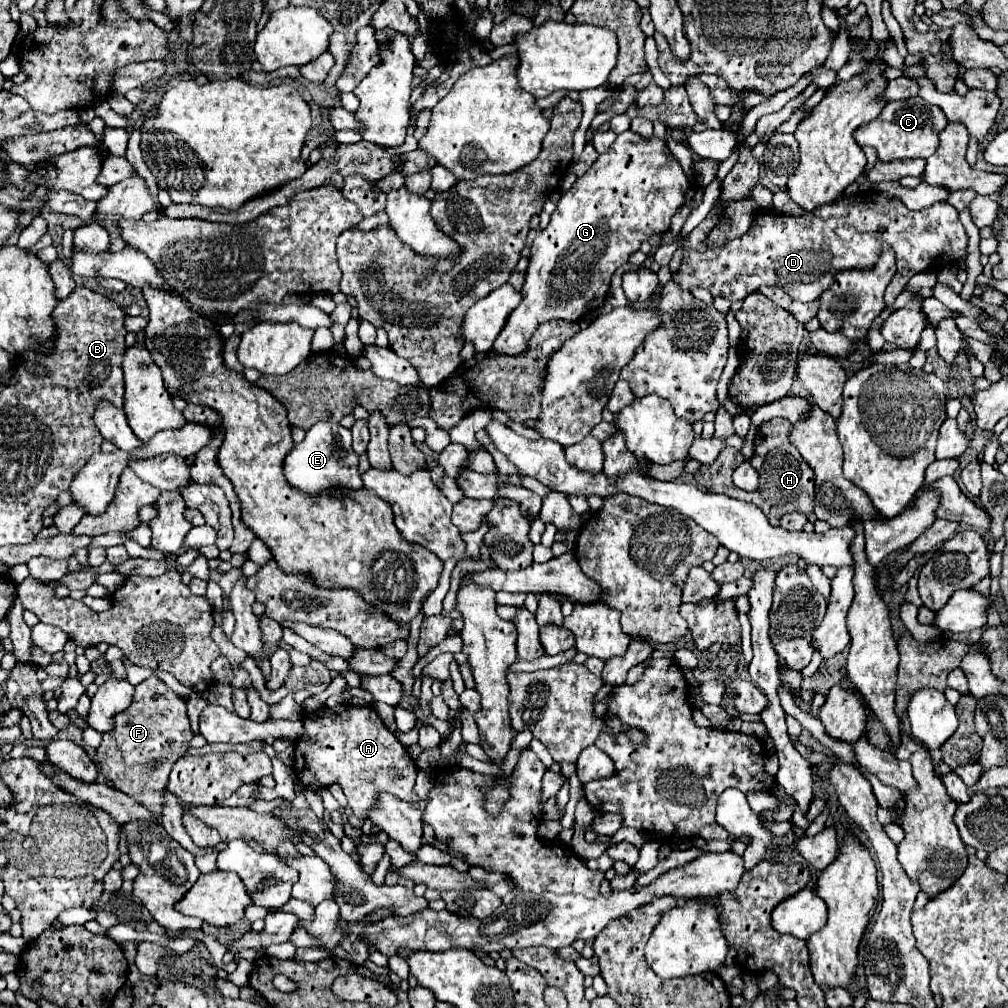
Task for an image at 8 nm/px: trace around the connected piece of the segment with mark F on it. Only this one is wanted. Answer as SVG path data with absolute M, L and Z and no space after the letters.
M150 676L134 692L132 706L118 714L112 734L102 736L98 748L98 766L106 780L120 792L142 802L150 812L162 810L162 786L168 784L172 764L190 748L192 732L186 716L186 704L162 680Z

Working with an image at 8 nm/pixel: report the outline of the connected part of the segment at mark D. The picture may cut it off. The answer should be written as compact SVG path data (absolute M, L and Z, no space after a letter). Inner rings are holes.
M874 190L858 192L854 196L842 196L838 202L830 206L822 206L814 212L804 212L800 216L782 214L776 210L756 210L756 216L752 220L752 226L746 236L724 242L722 248L708 248L706 252L684 252L680 268L672 274L674 280L682 286L682 290L690 290L692 286L702 286L710 290L712 296L722 296L728 300L744 300L748 294L756 292L760 286L778 286L778 288L790 288L790 298L798 302L812 302L816 300L830 282L834 282L834 274L838 270L850 270L850 268L870 268L878 260L878 254L882 250L882 244L890 244L896 252L896 264L898 274L892 280L892 294L886 294L886 306L892 306L896 296L904 290L906 282L926 268L936 266L950 266L958 260L964 260L968 256L966 244L968 236L964 232L962 222L958 220L958 212L954 206L946 202L934 204L930 210L912 212L908 210L902 200L898 198L886 198ZM734 244L750 246L754 250L738 250Z

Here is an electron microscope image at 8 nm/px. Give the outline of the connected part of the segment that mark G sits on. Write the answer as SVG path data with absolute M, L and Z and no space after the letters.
M624 132L616 138L614 146L598 156L598 160L586 170L584 176L576 178L574 186L562 194L556 210L552 212L550 224L542 230L532 244L530 266L522 288L522 302L510 314L502 334L494 342L492 350L498 354L520 354L526 350L530 334L546 320L578 320L588 304L604 304L610 290L612 272L628 262L628 258L640 248L652 234L664 234L670 228L670 218L684 204L686 192L692 188L692 180L686 178L676 158L666 158L666 142L660 138L642 138L634 132Z

